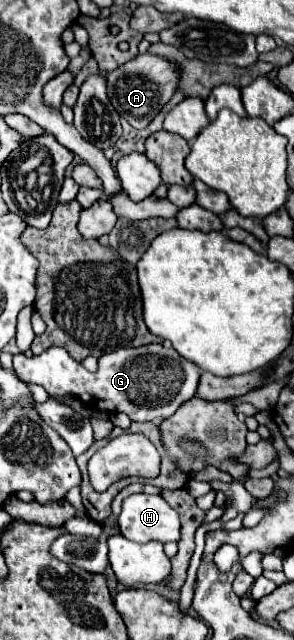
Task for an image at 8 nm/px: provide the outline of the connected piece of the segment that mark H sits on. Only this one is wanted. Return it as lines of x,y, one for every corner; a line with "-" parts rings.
133,494
123,500
119,514
119,532
131,542
177,542
179,540
179,516
161,498
149,494

